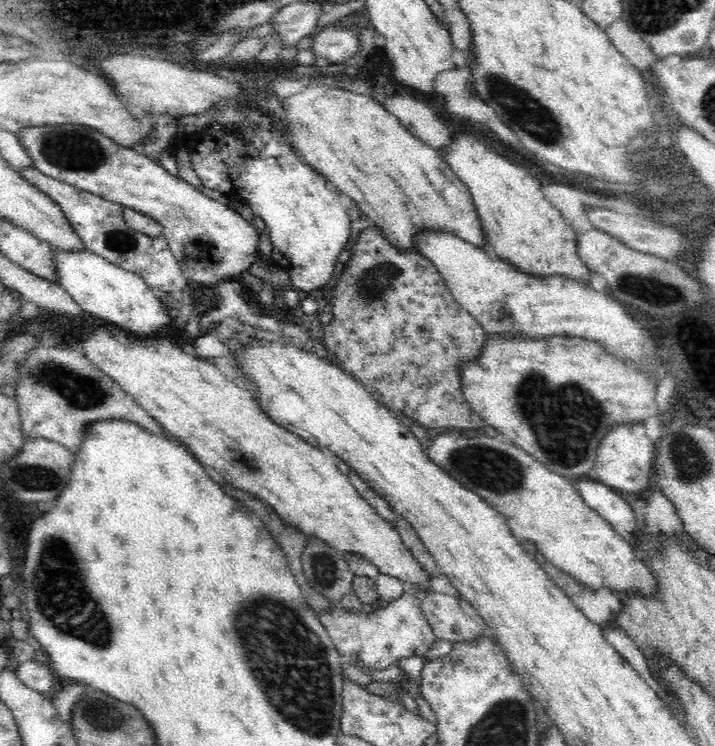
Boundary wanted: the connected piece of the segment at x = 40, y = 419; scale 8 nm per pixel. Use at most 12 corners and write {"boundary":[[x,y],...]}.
{"boundary":[[36,345],[17,362],[26,438],[75,453],[87,424],[168,432],[84,353]]}

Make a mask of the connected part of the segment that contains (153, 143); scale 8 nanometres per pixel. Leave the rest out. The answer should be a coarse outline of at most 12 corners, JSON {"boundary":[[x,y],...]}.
{"boundary":[[154,115],[145,155],[159,164],[176,137],[179,118]]}

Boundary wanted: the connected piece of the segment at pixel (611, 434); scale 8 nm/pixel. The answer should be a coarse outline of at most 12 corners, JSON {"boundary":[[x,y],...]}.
{"boundary":[[643,423],[612,427],[593,468],[626,497],[653,486],[656,444]]}

